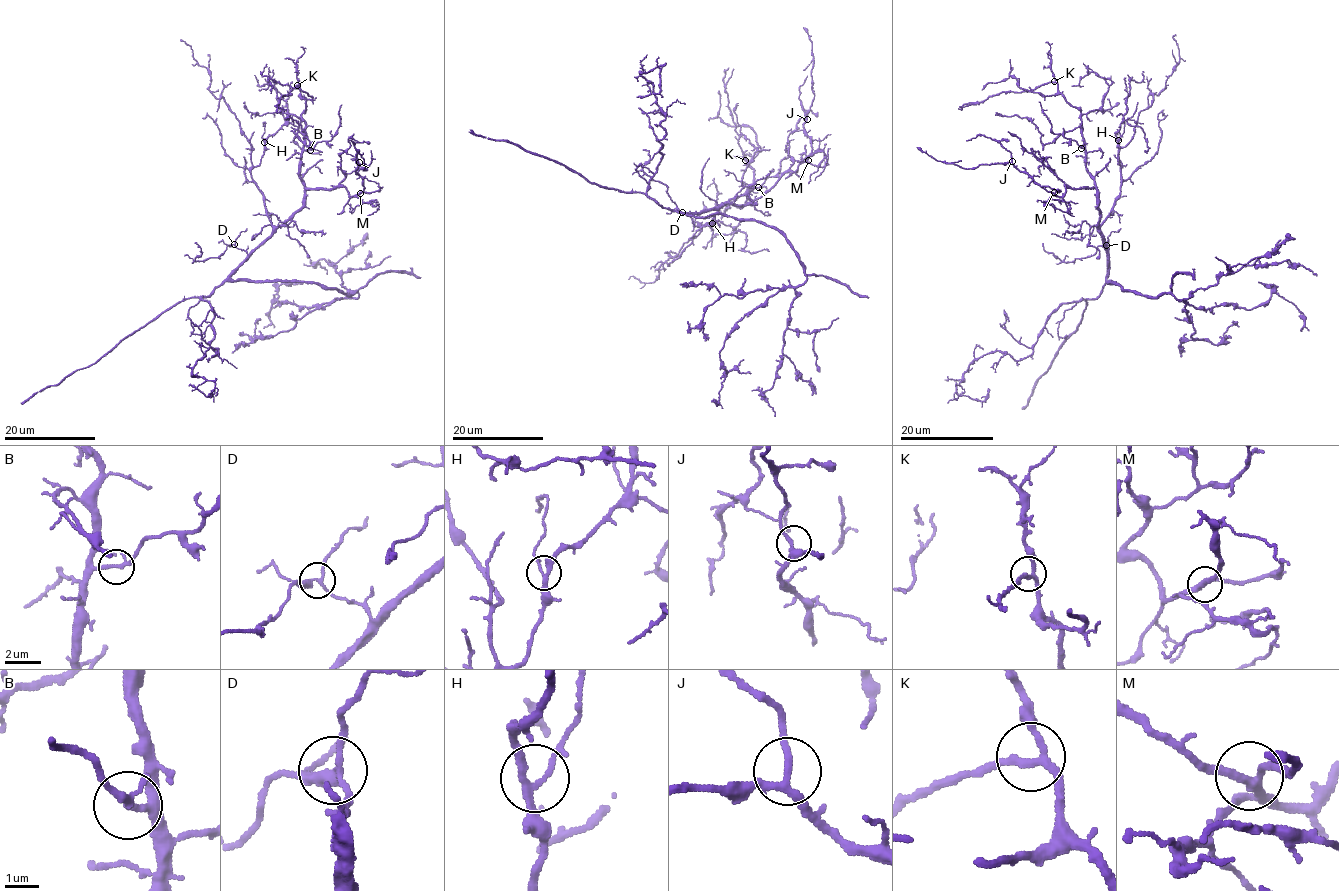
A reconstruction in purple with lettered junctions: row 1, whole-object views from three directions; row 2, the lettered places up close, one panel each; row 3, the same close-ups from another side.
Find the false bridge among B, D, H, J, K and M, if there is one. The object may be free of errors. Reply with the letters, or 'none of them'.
none of them

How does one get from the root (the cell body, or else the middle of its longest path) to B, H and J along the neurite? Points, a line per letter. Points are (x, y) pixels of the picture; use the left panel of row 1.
B: (243, 281), (234, 281), (230, 275), (303, 204), (301, 153), (310, 150)
H: (243, 281), (234, 281), (230, 275), (272, 231), (264, 196), (251, 175), (251, 170), (260, 162), (264, 142)
J: (243, 281), (230, 275), (303, 204), (305, 190), (343, 186), (350, 196), (363, 190), (355, 170), (359, 162)

